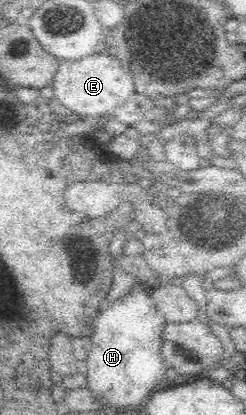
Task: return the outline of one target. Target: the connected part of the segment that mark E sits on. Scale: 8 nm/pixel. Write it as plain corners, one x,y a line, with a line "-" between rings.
90,55
82,61
62,61
60,69
56,73
53,82
53,97
55,97
60,105
59,107
68,107
70,111
82,115
84,120
96,122
104,116
111,116
116,108
126,103
134,95
135,79
130,75
130,71
126,71
118,59
110,57
110,55

